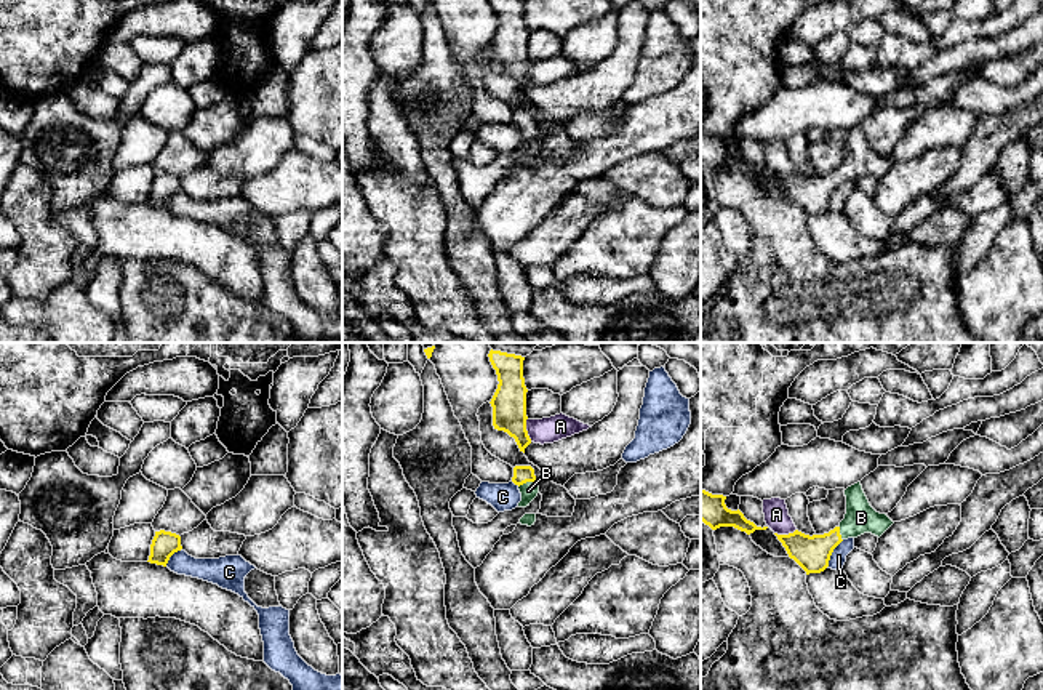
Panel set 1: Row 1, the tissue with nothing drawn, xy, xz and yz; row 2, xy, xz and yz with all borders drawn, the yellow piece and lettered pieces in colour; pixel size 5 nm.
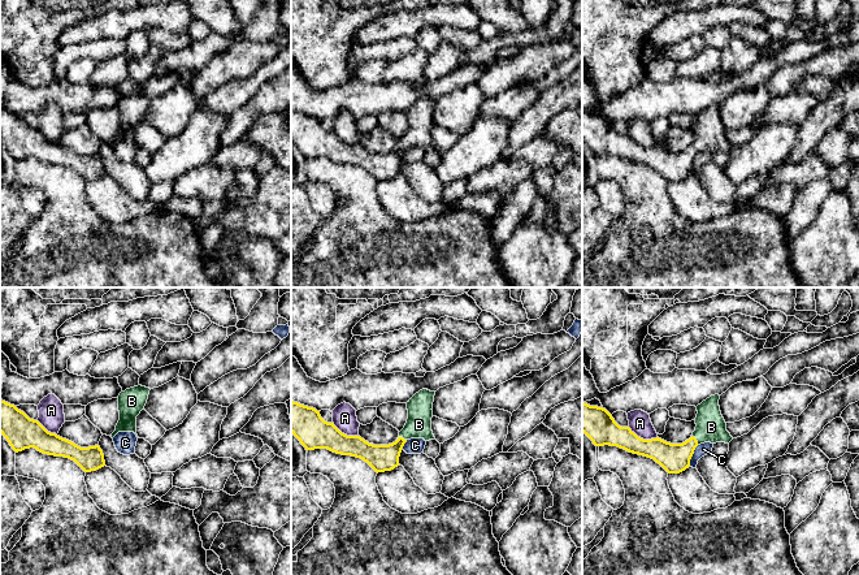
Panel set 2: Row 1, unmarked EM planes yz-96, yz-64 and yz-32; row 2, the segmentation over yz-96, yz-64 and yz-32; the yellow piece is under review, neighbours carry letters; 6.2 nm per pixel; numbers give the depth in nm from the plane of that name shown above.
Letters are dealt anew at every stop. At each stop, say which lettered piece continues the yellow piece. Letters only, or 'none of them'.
B

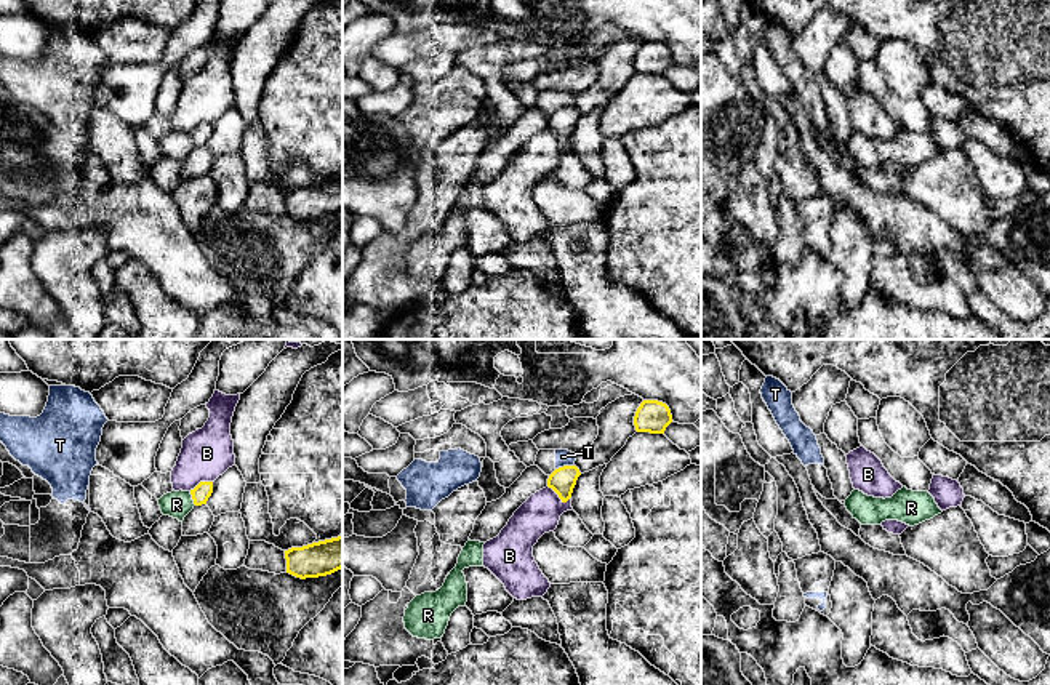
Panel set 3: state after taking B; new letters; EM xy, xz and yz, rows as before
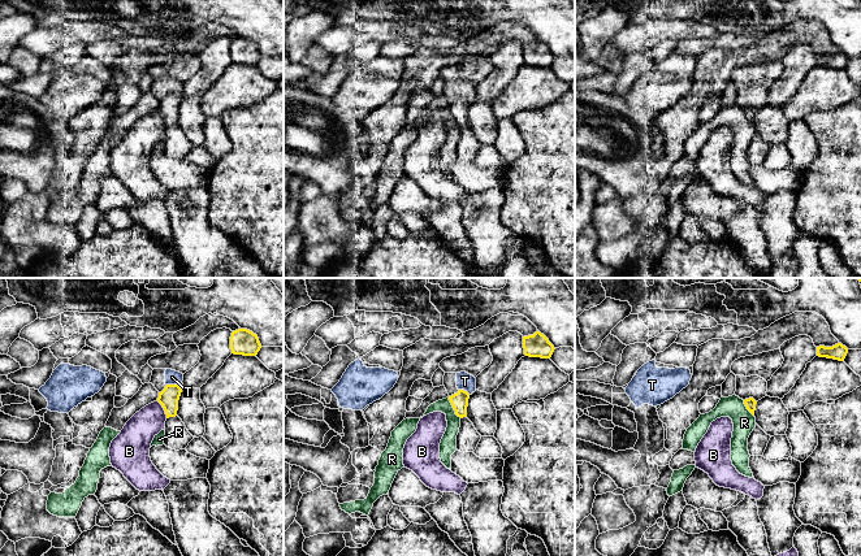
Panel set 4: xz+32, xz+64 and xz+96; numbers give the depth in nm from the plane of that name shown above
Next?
none of them

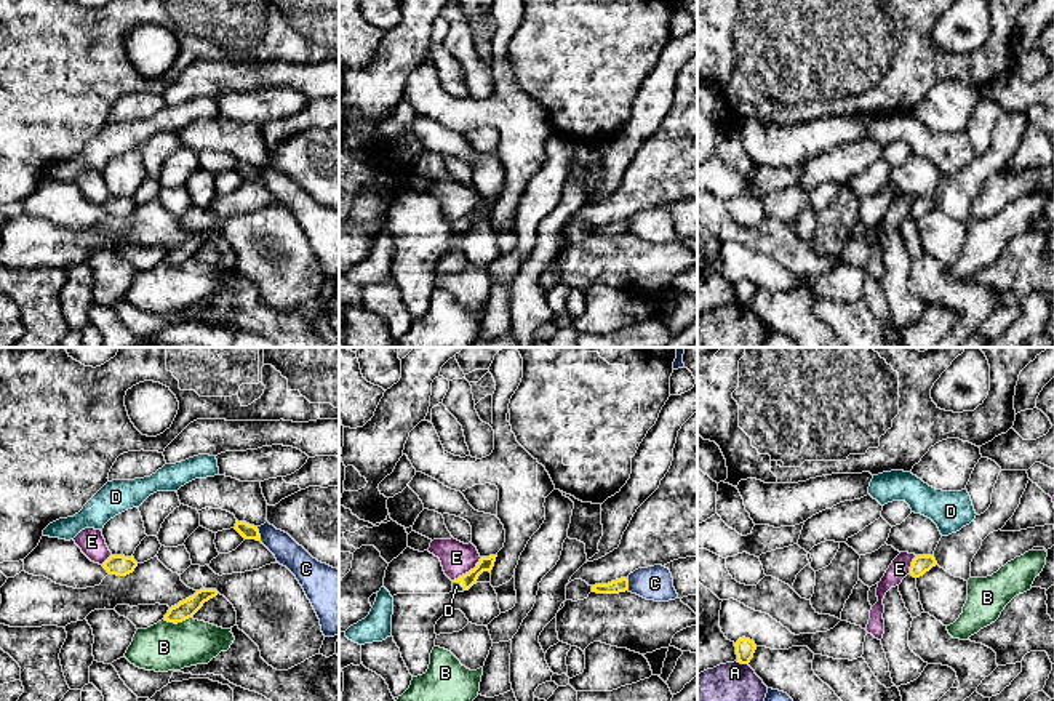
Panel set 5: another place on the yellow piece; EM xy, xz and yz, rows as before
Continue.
D

